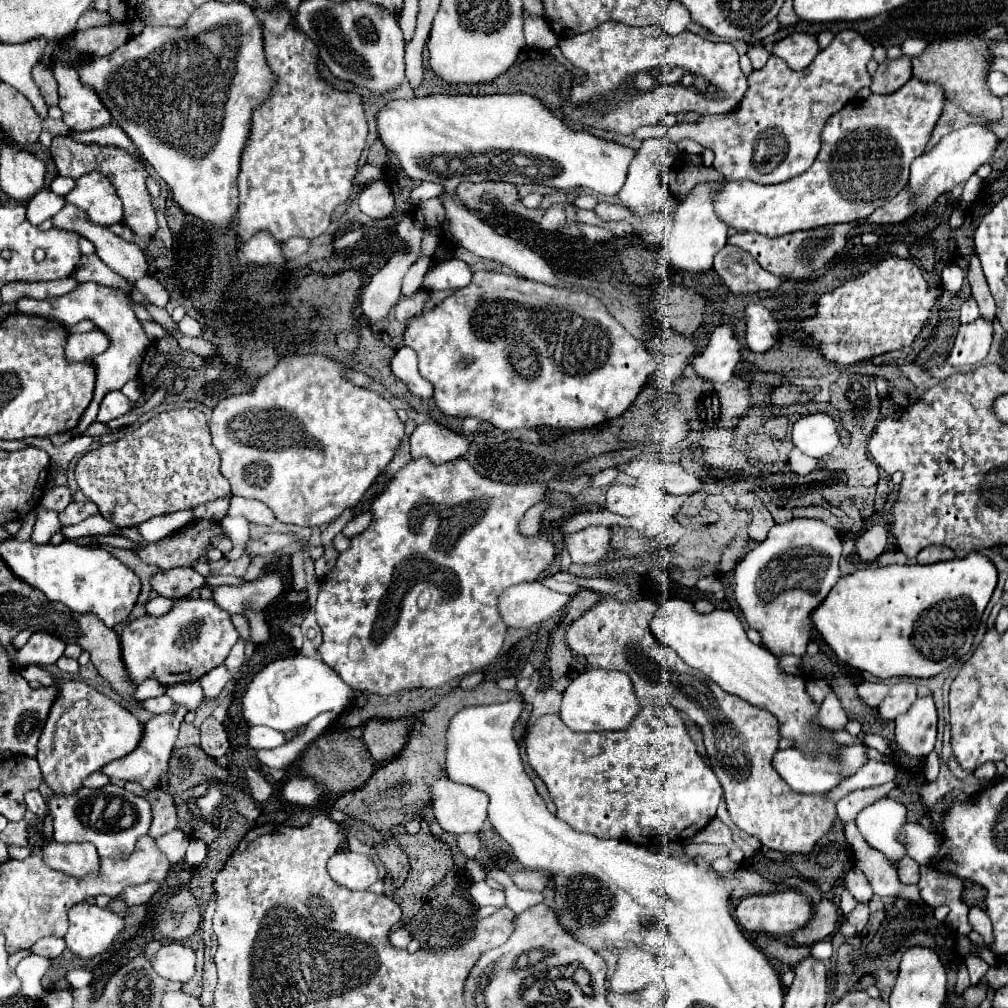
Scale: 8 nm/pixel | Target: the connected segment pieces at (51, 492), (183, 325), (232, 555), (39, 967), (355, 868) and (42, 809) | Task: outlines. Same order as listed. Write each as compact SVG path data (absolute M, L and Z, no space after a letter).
M58 486L58 488L48 488L38 506L44 510L64 512L70 502L72 502L72 494L70 494L68 486Z
M184 316L180 322L178 322L178 328L182 334L188 334L188 336L200 336L200 324L192 318L192 316Z
M238 516L238 518L224 518L220 522L224 534L234 542L234 548L226 554L228 560L238 560L240 556L244 556L246 552L246 544L250 540L250 528L248 528L248 522Z
M30 954L30 956L26 956L26 958L16 966L16 976L18 976L20 982L22 982L20 992L22 992L24 996L42 998L42 996L46 994L46 990L44 990L42 984L40 984L40 978L44 976L44 972L48 970L50 964L52 964L50 958L42 958L42 956Z
M336 852L328 860L328 874L348 890L368 890L378 878L374 862L358 852Z
M30 790L26 794L26 806L30 812L34 812L38 816L46 816L46 804L44 804L44 798L38 790Z

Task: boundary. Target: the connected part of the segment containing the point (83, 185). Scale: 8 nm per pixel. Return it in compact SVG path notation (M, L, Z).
M84 174L76 180L72 192L64 196L66 204L78 206L92 224L110 228L122 222L122 206L114 186L102 174Z

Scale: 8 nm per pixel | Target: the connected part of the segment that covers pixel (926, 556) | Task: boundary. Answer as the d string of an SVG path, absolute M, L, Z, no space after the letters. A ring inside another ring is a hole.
M928 546L918 554L918 564L932 564L932 562L944 562L944 560L952 560L956 558L956 554L946 548L946 546Z

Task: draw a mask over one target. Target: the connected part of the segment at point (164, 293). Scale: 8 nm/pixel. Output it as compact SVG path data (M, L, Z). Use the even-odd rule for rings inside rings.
M152 276L140 278L140 282L136 284L136 288L146 296L148 302L152 302L152 304L156 304L160 308L164 308L168 304L168 300L170 300L168 290L156 278L152 278Z

